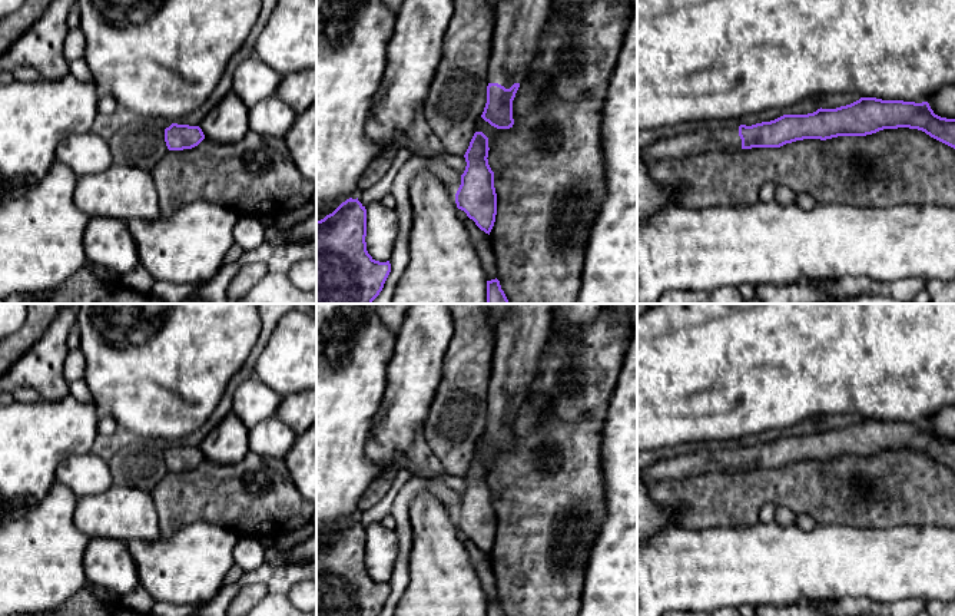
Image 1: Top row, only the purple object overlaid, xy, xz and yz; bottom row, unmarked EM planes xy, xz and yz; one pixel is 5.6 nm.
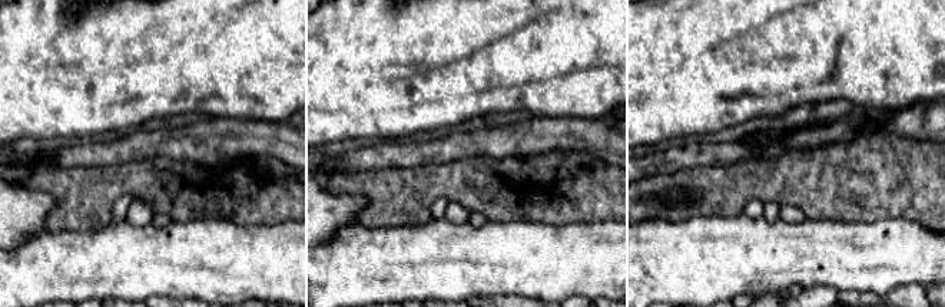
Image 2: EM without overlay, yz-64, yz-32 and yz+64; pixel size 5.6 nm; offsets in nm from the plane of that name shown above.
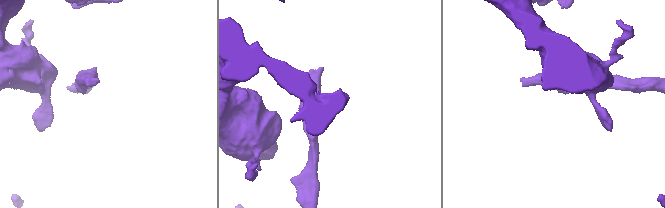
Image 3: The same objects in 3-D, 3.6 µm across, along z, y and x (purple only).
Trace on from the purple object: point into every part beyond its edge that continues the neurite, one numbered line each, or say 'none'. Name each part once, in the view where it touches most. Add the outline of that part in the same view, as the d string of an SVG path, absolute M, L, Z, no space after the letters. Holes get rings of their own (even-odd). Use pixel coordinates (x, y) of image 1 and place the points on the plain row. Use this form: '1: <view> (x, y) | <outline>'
1: xz (520, 335) | M511 304L508 312L494 322L488 404L510 410L524 401L551 335L553 308L554 304Z

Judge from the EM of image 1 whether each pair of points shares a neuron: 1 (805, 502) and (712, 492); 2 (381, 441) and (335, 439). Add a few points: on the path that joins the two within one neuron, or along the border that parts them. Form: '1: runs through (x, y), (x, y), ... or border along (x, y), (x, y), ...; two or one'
1: runs through (782, 492), (735, 492); one
2: border along (380, 408), (372, 421), (365, 456), (381, 472); two

